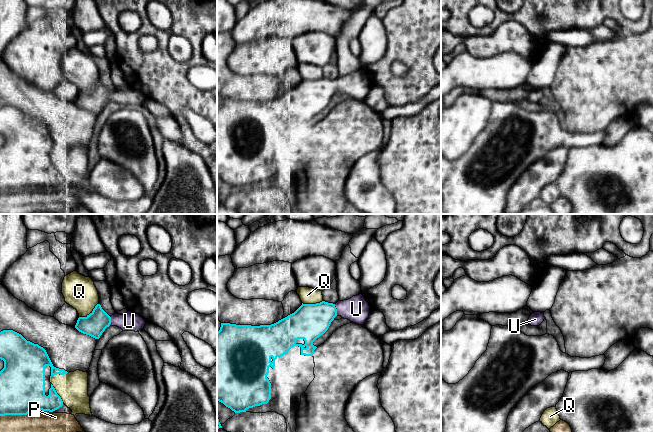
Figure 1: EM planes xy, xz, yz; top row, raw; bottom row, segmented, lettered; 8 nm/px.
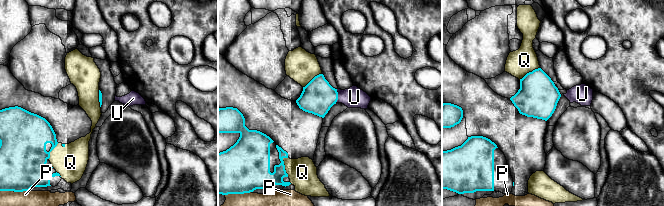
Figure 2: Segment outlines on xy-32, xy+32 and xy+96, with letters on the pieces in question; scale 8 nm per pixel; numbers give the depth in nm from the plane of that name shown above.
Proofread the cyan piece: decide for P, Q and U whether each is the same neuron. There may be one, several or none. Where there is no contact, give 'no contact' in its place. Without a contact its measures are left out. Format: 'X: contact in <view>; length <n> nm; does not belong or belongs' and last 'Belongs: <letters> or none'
P: contact in xy; length 240 nm; does not belong
Q: contact in xy; length 200 nm; does not belong
U: contact in xz; length 100 nm; belongs
Belongs: U

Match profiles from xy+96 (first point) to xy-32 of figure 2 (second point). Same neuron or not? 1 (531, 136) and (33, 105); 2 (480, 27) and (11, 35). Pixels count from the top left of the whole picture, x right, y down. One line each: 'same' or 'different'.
1: same
2: different

